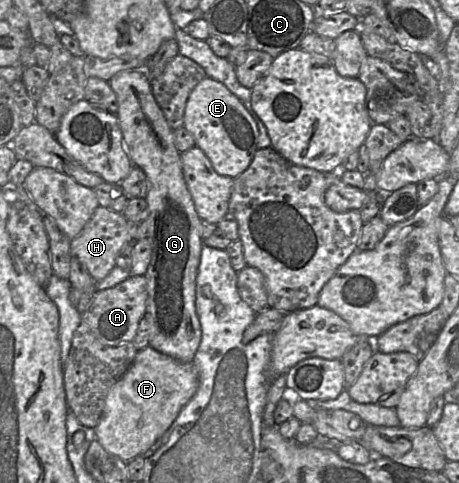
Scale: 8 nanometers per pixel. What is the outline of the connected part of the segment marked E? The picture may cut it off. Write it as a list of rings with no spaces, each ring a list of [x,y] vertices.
[[[208,76],[189,94],[183,127],[193,136],[195,146],[205,153],[215,171],[222,176],[237,178],[249,167],[258,150],[258,127],[248,110],[223,83]]]

